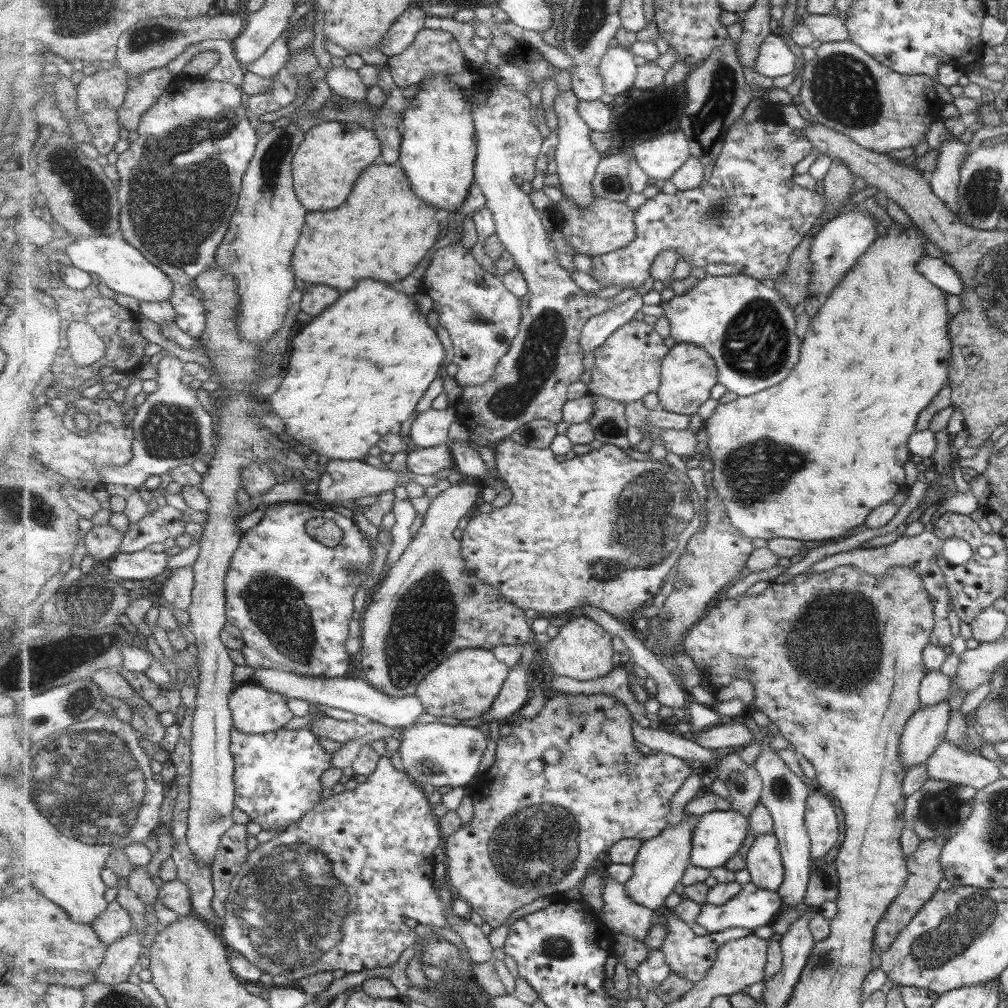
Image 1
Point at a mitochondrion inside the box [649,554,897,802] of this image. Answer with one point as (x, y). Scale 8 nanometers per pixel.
(851, 656)

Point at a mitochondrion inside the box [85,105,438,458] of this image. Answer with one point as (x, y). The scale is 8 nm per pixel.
(173, 220)

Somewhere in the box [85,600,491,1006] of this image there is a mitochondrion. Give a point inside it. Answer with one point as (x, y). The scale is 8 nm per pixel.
(293, 909)

